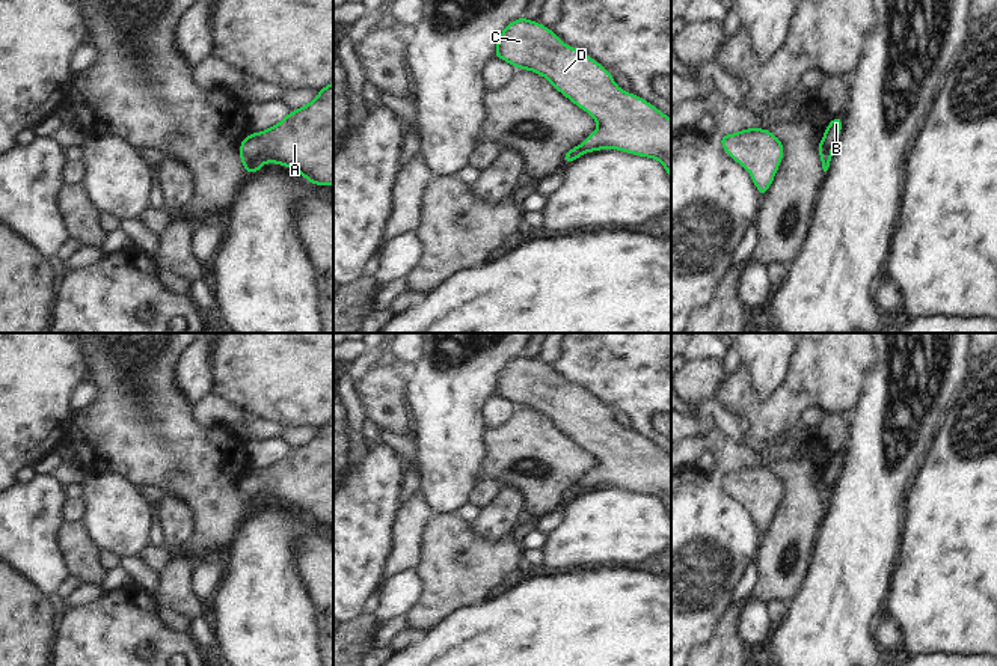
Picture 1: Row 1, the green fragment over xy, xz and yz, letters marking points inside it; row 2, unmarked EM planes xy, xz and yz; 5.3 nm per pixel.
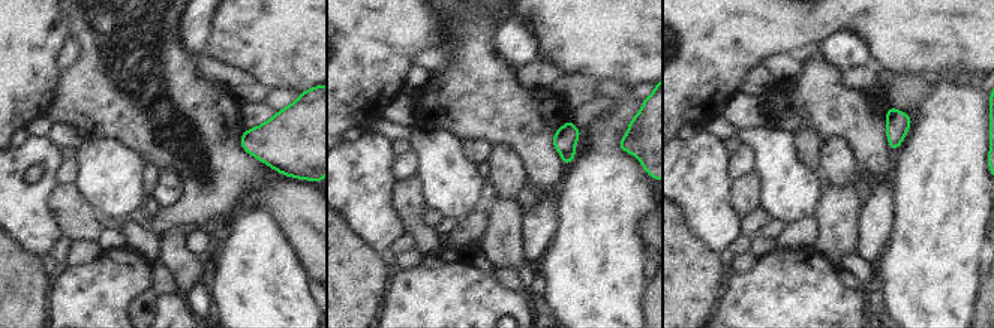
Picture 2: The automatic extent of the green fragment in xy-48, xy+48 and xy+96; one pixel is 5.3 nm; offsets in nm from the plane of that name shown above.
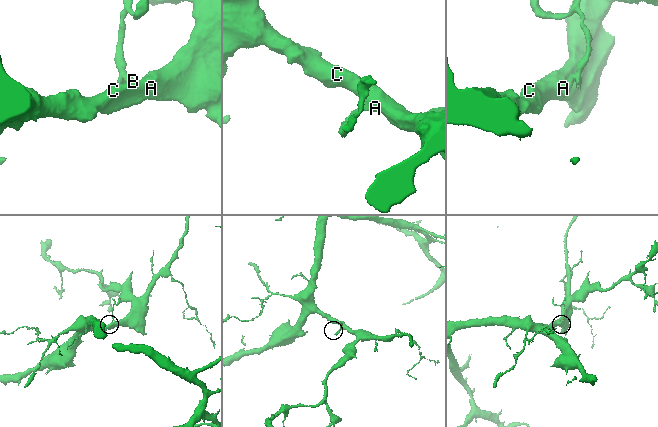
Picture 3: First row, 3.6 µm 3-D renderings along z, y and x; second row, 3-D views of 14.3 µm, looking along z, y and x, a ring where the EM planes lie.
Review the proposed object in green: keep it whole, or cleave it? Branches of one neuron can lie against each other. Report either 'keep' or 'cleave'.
cleave

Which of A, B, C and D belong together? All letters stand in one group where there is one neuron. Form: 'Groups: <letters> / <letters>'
Groups: A C D / B

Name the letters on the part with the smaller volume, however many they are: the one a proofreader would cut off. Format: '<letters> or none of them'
B

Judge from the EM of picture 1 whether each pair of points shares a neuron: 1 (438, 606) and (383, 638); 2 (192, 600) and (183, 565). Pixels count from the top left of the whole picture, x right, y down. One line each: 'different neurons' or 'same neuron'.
1: different neurons
2: same neuron

